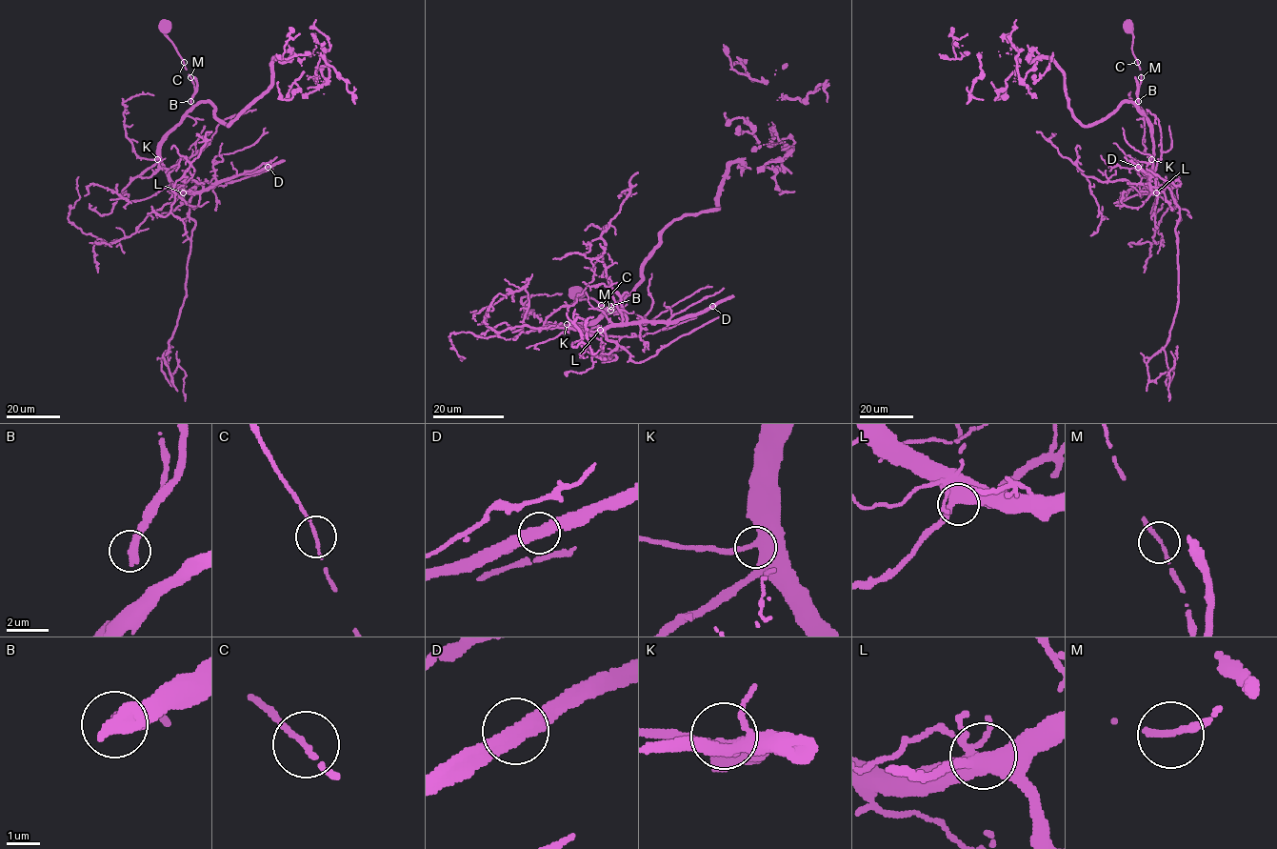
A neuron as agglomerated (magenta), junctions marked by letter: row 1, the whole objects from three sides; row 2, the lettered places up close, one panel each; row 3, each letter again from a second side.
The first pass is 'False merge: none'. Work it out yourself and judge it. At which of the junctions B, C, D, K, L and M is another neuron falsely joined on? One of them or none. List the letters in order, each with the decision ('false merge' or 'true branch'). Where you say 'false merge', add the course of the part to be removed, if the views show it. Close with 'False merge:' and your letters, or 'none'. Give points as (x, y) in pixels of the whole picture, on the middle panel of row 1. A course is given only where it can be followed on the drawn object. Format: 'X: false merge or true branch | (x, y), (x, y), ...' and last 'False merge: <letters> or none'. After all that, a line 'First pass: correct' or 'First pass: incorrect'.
B: false merge | (609, 307), (616, 307), (611, 310), (605, 309), (593, 298), (577, 299), (571, 290), (575, 288)
C: true branch
D: true branch
K: true branch
L: true branch
M: true branch
False merge: B
First pass: incorrect

